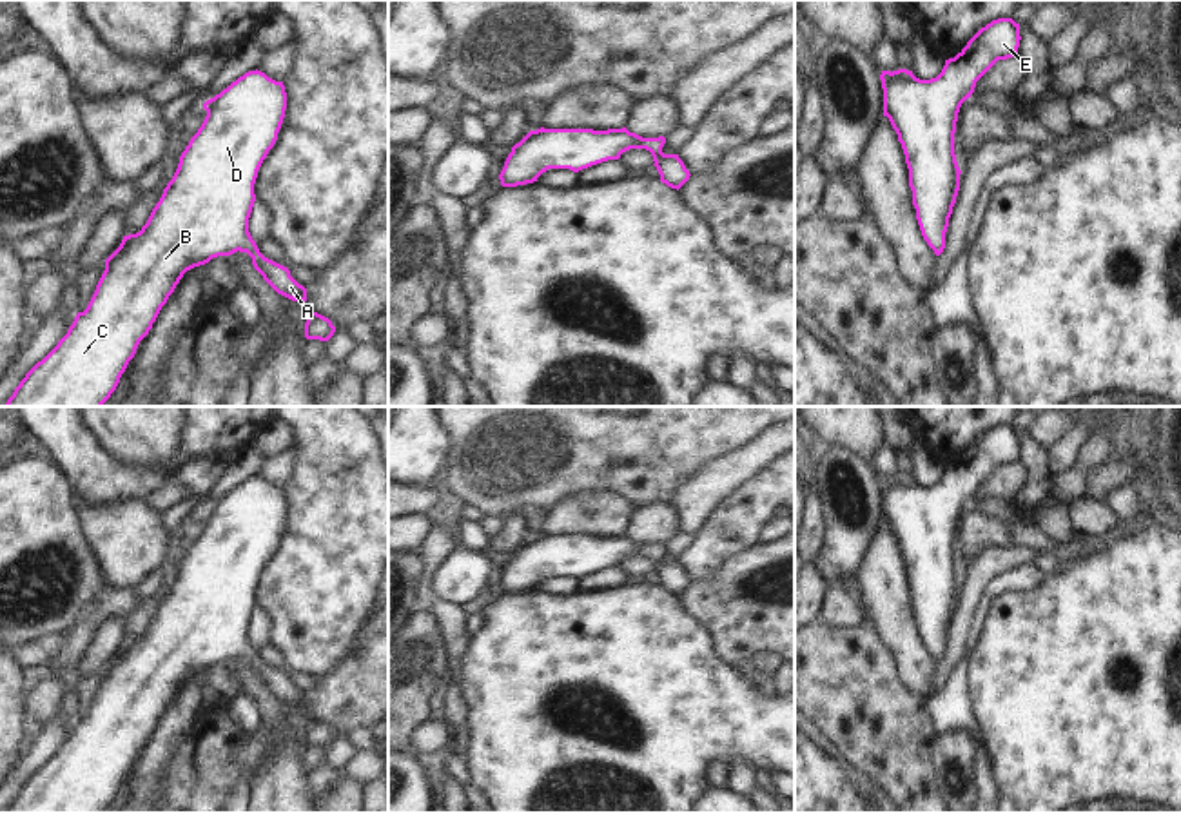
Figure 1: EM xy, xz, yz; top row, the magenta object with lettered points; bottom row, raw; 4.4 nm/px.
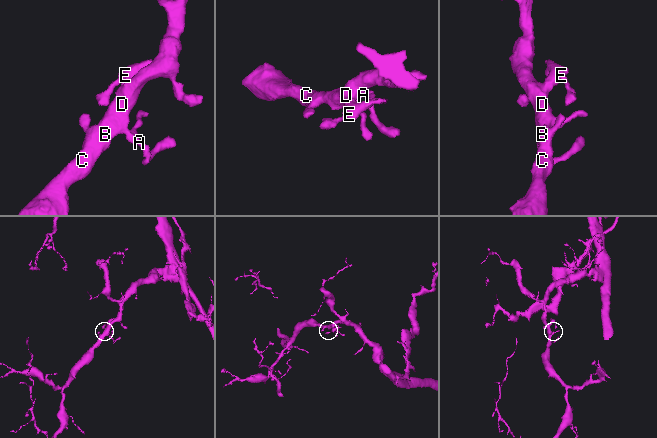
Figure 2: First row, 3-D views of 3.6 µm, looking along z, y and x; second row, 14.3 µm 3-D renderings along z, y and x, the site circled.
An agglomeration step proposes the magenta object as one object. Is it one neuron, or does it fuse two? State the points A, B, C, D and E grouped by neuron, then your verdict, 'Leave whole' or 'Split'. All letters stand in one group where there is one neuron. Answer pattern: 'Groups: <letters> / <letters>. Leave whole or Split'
Groups: A B C D E. Leave whole

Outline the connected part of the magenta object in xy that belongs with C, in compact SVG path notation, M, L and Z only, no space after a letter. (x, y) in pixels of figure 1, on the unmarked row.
M249 477L203 510L207 523L180 563L172 586L140 639L123 642L105 666L105 677L83 719L38 768L2 813L102 813L149 740L183 681L218 662L247 659L254 675L281 702L307 708L307 695L290 677L265 664L249 639L258 577L281 535L287 499L283 488Z

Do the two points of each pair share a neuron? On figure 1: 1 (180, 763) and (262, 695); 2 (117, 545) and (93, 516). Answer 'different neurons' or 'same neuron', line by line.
1: different neurons
2: same neuron

